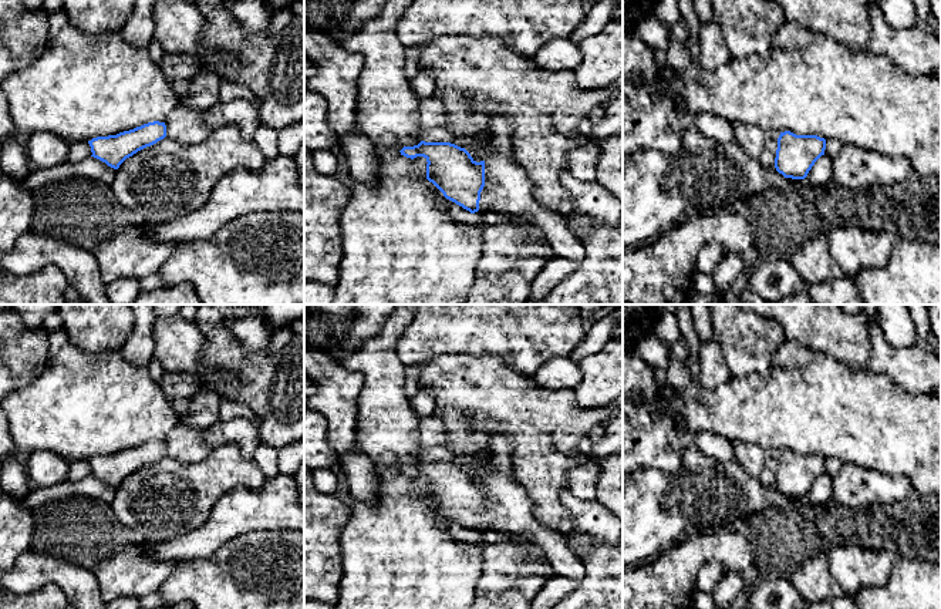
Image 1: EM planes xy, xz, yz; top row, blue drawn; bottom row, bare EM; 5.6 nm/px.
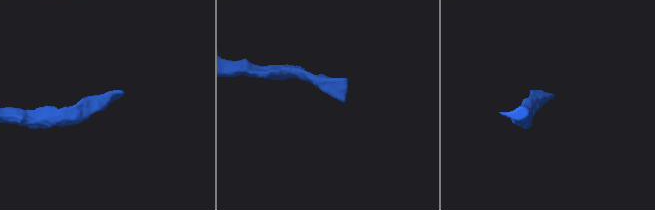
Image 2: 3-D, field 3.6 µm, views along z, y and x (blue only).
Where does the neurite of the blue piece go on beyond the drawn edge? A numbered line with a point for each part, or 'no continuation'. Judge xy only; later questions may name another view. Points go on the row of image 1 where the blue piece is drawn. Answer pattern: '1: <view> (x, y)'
1: xy (186, 125)

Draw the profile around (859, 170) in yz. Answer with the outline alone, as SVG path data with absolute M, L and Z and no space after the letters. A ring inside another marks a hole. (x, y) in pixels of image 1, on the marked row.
M843 145L833 157L833 181L851 191L871 191L905 181L911 164L876 151Z

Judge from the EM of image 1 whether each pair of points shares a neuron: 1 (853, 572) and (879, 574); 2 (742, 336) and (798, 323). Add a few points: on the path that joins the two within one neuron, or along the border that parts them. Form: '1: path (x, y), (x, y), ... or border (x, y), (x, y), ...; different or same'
1: path (859, 572), (873, 572); same
2: border (771, 319), (781, 326), (786, 339); different

